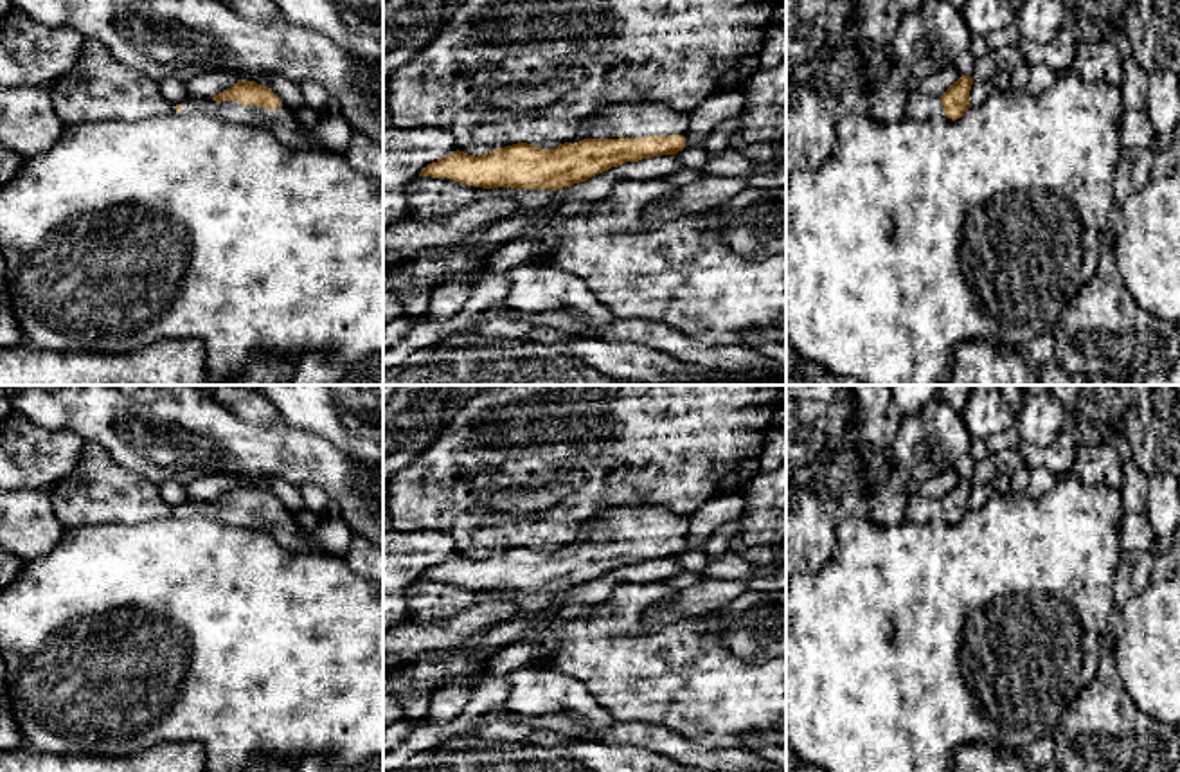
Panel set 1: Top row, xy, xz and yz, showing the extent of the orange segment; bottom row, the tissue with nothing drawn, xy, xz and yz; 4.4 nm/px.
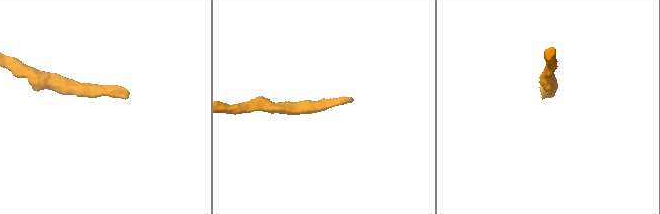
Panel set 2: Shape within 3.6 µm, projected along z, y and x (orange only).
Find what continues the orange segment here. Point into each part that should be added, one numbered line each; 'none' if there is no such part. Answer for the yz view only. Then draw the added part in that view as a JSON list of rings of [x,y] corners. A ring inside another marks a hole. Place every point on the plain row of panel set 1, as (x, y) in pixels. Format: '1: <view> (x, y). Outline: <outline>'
1: yz (921, 510). Outline: [[[914,495],[907,506],[907,520],[928,524],[932,520],[946,520],[946,516],[939,498]]]

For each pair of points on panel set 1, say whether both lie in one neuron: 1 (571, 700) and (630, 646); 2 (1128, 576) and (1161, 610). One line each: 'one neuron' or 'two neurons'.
1: two neurons
2: two neurons

